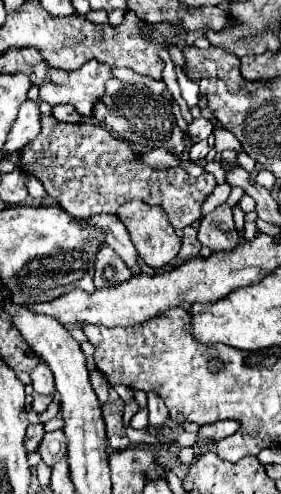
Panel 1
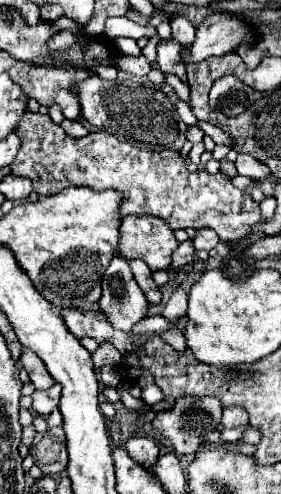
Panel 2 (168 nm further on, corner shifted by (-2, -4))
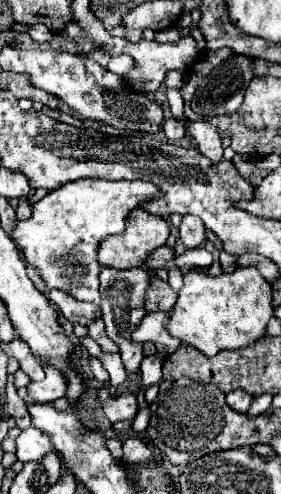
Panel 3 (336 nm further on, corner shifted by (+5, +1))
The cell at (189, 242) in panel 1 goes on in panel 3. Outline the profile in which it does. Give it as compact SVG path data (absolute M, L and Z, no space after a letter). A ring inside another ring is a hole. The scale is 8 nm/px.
M160 246L158 250L154 250L150 256L148 256L148 262L146 262L146 268L152 268L152 270L158 270L158 268L168 268L172 266L176 258L176 250L172 246Z

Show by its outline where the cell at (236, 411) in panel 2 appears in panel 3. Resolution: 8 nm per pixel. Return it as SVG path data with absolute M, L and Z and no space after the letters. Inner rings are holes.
M232 390L232 392L226 394L226 402L228 402L228 406L230 406L232 410L236 410L236 412L244 412L244 414L246 414L248 408L250 408L252 396L246 394L244 390Z

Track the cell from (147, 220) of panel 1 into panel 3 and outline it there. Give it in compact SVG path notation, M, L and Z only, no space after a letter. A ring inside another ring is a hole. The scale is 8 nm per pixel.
M134 208L128 214L126 220L126 230L122 234L116 236L108 236L100 242L98 248L98 260L104 266L112 266L112 268L120 268L120 270L128 270L128 268L140 268L144 266L144 260L148 258L148 252L160 248L166 244L166 238L170 234L170 224L164 218L152 216L142 208Z

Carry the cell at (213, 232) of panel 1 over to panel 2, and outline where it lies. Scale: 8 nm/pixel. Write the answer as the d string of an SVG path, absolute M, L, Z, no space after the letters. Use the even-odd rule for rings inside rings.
M199 229L191 241L195 251L211 251L219 243L219 237L215 237L215 231L211 229Z

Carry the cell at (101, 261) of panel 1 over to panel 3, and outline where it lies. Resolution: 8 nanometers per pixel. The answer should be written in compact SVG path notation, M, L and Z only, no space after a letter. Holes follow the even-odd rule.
M102 268L102 272L100 272L100 294L102 294L100 310L102 310L102 320L106 324L106 334L118 344L124 368L132 374L136 374L140 370L140 362L144 358L142 346L130 342L130 334L134 332L134 328L140 324L140 320L146 314L144 294L146 294L148 284L150 284L150 276L148 276L146 268L130 268L130 270Z

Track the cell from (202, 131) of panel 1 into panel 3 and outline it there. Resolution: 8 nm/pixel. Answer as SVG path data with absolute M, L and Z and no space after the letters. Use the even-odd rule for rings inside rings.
M172 118L172 120L168 120L168 122L164 124L164 132L166 132L166 136L168 136L170 140L182 140L182 138L186 136L186 124Z

